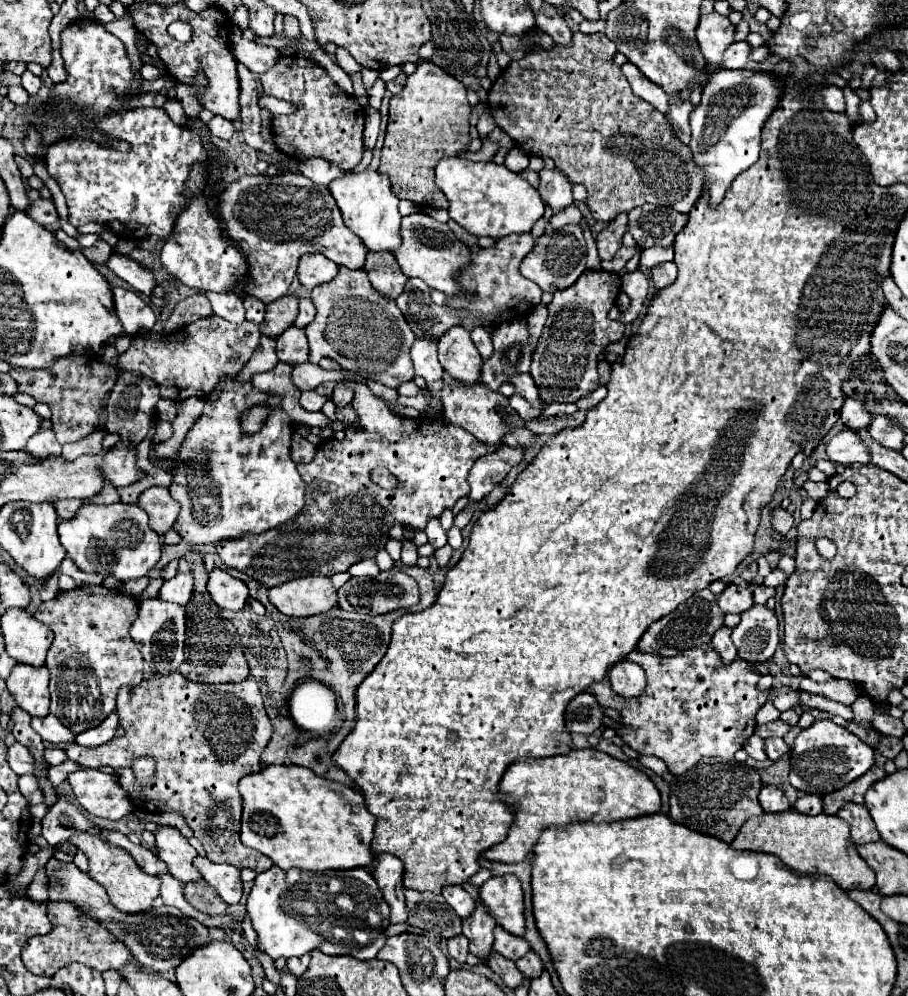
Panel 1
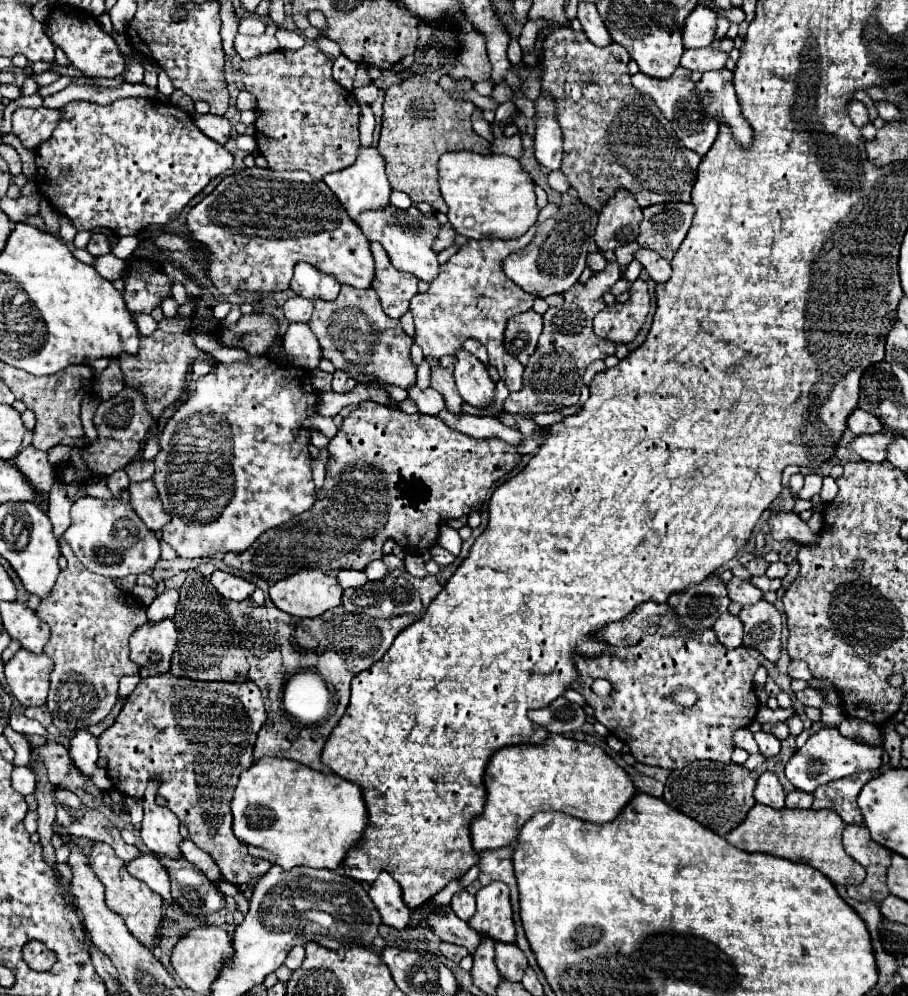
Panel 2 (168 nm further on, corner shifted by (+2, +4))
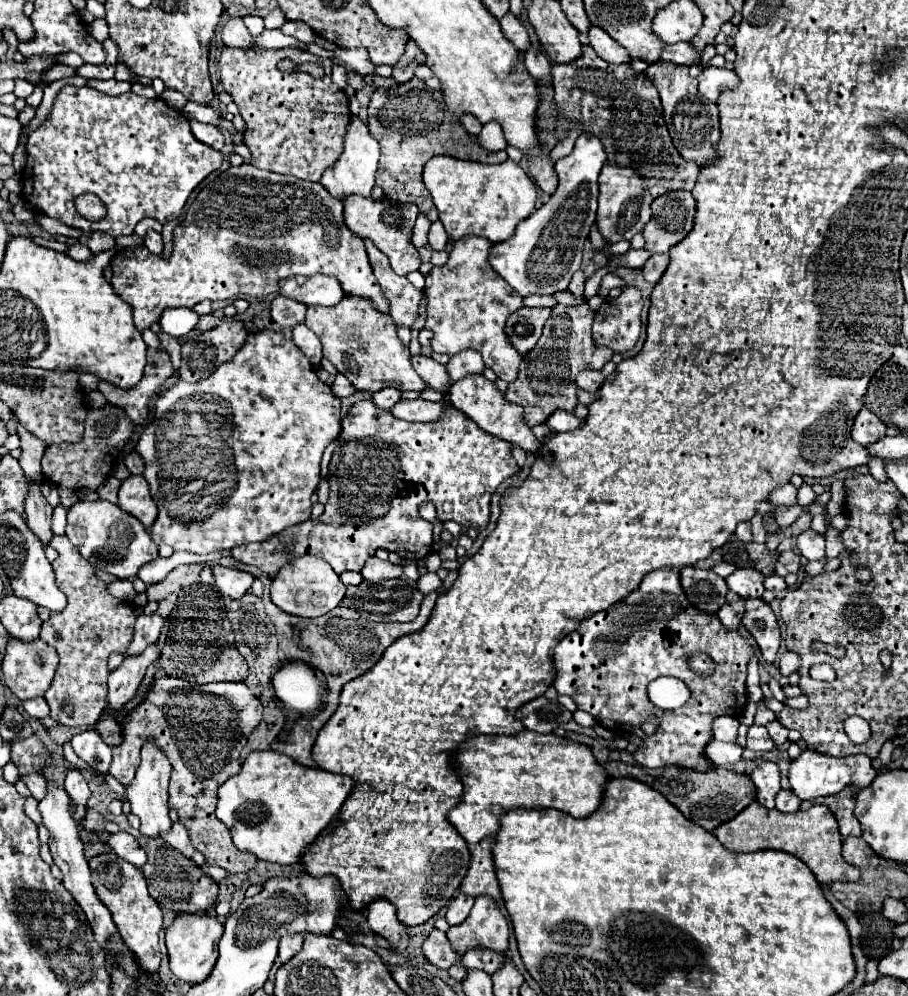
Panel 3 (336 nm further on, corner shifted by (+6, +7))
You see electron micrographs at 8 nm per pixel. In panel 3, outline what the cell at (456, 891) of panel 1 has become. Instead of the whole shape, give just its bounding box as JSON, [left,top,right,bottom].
[446,894,474,926]

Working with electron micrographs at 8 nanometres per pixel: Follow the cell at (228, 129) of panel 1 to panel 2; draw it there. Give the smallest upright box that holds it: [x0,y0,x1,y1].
[194,115,230,145]

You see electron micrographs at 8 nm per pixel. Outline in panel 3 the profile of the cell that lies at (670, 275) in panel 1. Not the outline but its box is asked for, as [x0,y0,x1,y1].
[642,254,668,284]

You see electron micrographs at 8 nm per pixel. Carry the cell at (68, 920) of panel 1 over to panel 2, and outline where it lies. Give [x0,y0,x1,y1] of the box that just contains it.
[24,943,54,971]

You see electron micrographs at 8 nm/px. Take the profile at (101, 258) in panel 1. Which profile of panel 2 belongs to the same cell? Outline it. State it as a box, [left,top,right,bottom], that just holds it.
[88,235,110,257]

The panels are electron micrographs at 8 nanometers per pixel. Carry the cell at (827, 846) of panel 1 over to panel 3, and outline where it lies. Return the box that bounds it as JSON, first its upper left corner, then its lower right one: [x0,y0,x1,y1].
[714,802,860,884]

